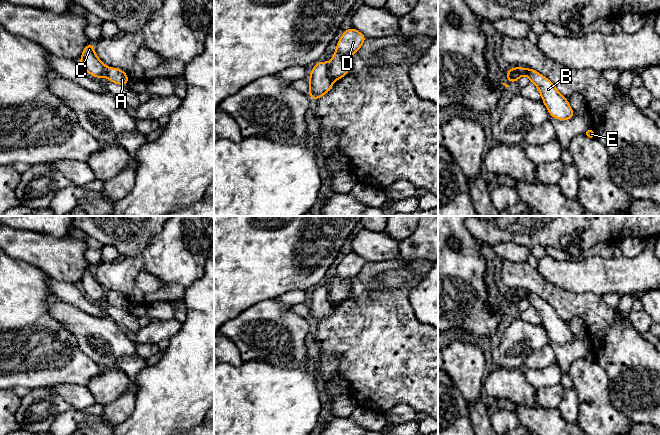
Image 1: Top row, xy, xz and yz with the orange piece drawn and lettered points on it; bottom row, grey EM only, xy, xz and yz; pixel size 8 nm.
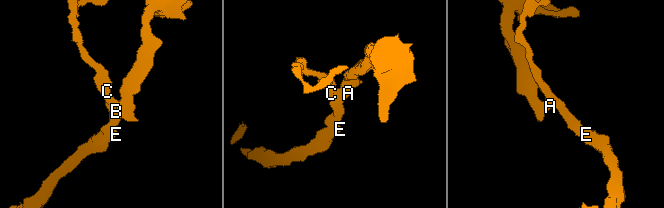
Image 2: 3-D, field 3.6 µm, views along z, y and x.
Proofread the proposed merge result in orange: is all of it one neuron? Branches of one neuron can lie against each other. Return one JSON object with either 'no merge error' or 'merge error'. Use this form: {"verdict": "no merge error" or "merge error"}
{"verdict": "merge error"}

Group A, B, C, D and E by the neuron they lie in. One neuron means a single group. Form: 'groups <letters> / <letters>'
groups A D / B C E

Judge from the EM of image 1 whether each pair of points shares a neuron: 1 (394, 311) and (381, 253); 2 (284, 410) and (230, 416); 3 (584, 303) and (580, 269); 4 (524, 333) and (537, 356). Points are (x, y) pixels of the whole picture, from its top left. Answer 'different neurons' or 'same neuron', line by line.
1: different neurons
2: same neuron
3: different neurons
4: different neurons

